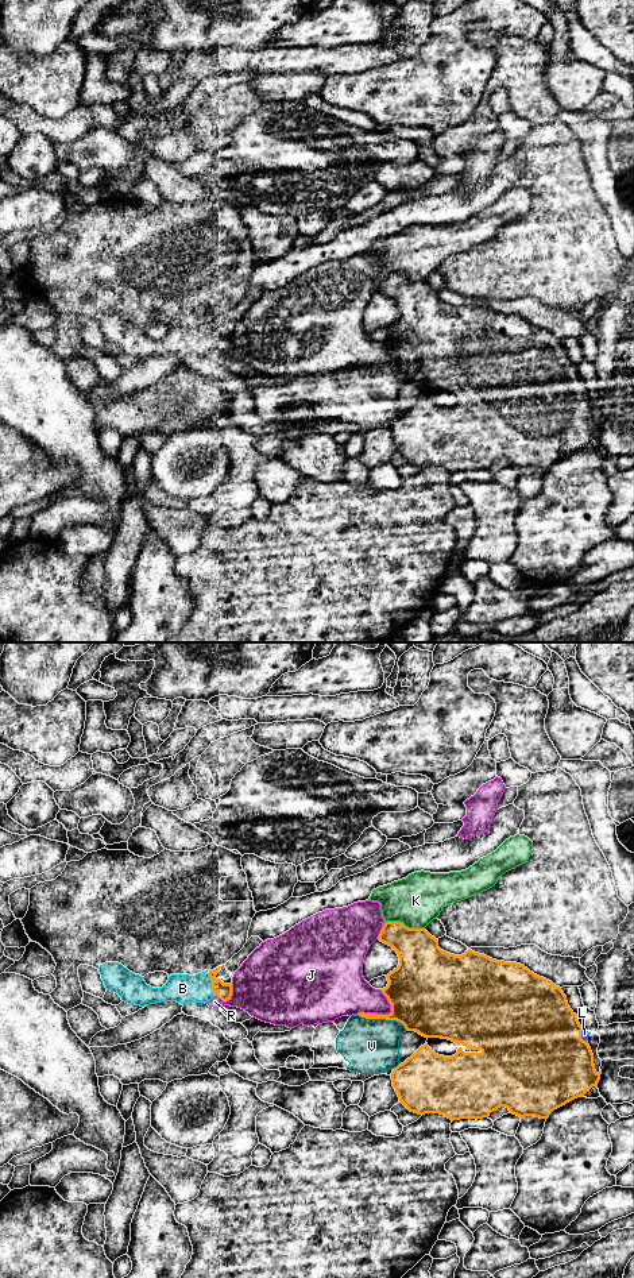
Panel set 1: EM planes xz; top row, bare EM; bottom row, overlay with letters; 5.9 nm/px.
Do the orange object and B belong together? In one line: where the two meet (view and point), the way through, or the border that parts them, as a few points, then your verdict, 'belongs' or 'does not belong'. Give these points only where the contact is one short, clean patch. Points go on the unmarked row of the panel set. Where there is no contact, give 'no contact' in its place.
contact xz (212, 336); belongs

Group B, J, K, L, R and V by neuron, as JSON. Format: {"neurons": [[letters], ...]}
{"neurons": [["B", "L"], ["J", "R"], ["K"], ["V"]]}

